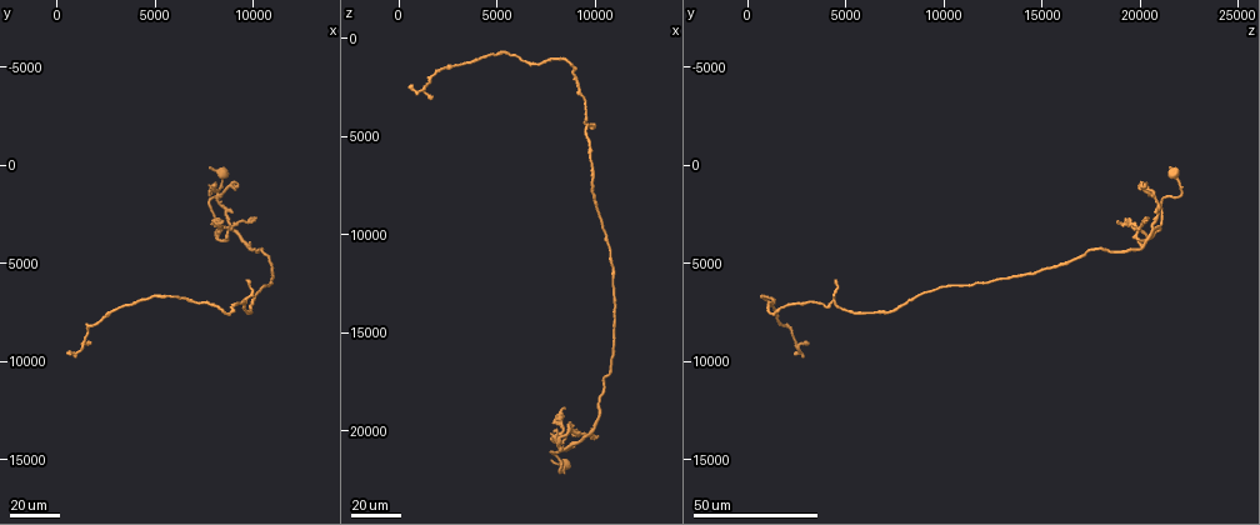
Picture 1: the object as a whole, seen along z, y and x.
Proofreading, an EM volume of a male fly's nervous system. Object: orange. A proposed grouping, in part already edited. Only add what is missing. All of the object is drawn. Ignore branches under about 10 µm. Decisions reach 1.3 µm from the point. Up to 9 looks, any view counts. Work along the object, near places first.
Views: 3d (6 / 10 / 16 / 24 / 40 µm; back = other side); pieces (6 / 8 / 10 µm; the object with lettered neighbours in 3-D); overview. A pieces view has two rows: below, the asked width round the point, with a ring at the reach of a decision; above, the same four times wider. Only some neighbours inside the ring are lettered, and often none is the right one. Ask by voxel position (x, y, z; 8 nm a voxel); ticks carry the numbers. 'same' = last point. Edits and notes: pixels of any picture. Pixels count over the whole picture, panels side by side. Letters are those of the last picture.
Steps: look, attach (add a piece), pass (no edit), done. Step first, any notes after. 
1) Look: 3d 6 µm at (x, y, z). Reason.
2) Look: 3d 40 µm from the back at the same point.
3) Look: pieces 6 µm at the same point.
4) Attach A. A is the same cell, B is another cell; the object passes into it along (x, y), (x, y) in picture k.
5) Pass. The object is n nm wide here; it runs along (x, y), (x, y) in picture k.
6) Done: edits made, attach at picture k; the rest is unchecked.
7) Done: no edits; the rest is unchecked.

Look: 3d 24 µm at (9800, 3900, 19900). An open end.

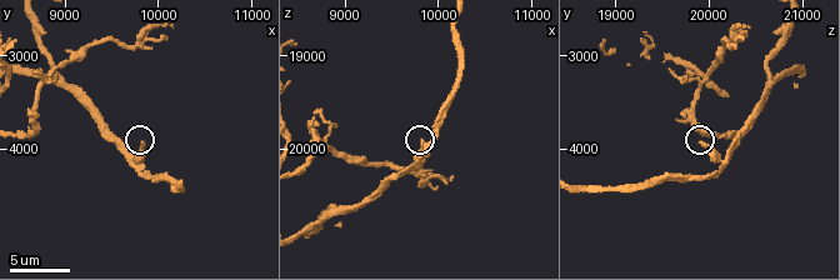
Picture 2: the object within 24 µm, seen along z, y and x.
Look: pieces 6 µm at (9800, 3950, 19950).

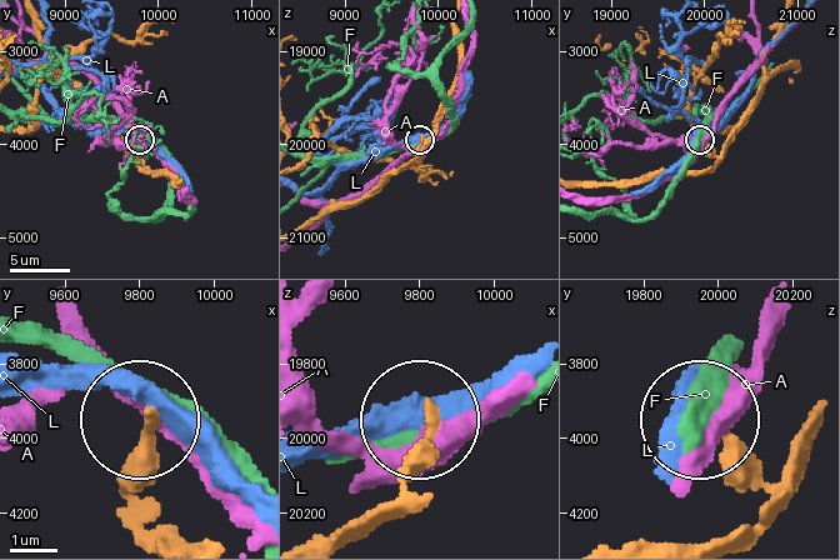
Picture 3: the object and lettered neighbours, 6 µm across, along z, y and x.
Pass. A, F and L are other cells; it runs along (118, 475), (150, 420) in picture 3; no lettered piece goes on from it.

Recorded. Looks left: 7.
Look: 3d 40 µm at (9100, 2400, 20900). An open end.

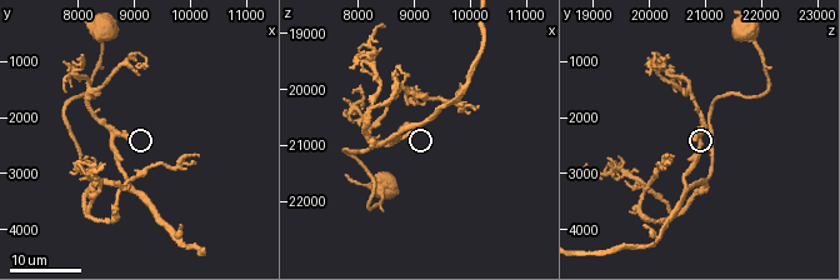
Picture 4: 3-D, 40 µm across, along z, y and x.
Look: pieces 8 µm at (8950, 2400, 20800).

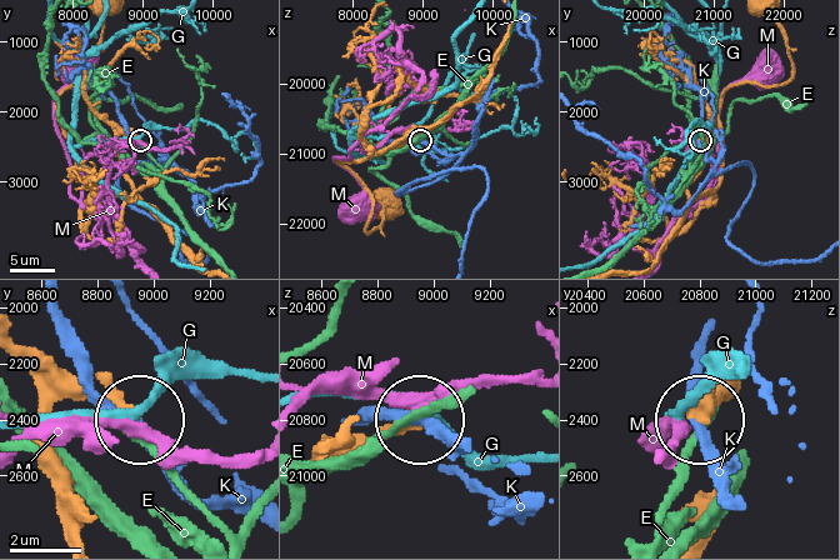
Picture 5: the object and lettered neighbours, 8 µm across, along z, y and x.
Pass. E, G, K and M are other cells; no lettered piece goes on from it.

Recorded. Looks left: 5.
Look: pieces 10 µm at (8700, 3150, 19600). Branch stops here.

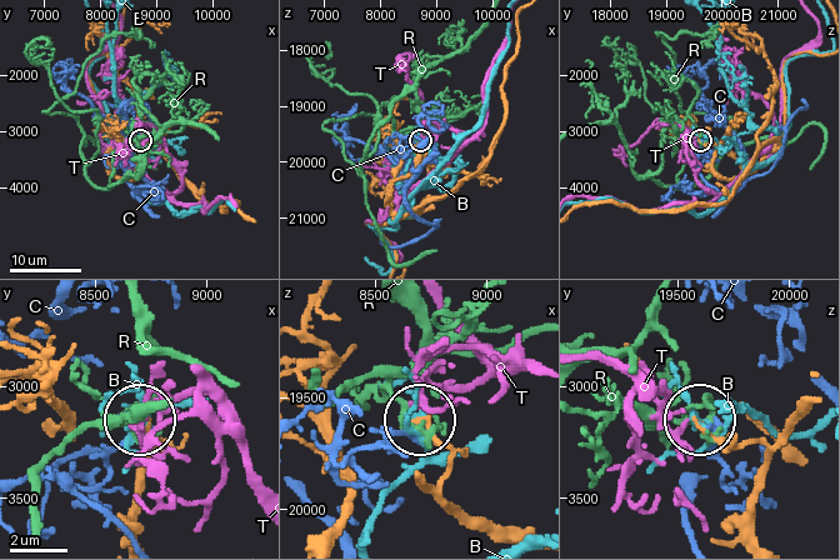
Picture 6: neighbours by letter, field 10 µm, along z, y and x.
Pass. B, C, R and T are other cells; it runs along (416, 474), (435, 484), (450, 465), (424, 416) in picture 6; no lettered piece goes on from it.

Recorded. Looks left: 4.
Look: 3d 40 µm at (7700, 100, 21400).

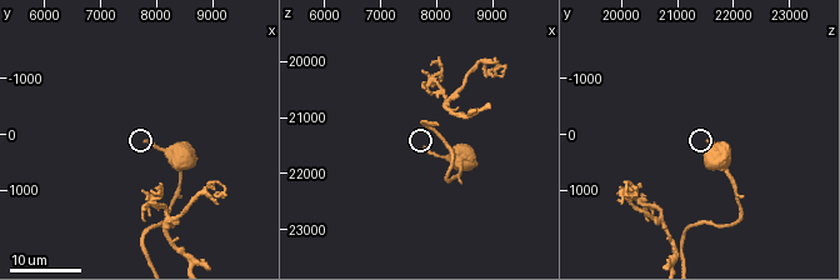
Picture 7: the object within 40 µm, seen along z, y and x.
Look: pieces 10 µm at (7800, 150, 21550).

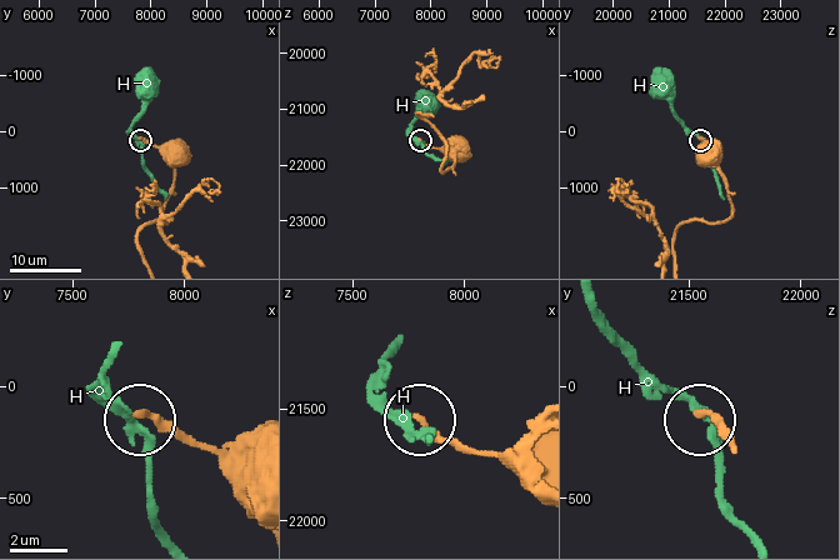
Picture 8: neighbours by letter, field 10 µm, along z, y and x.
Pass. The object is 210 nm wide here; H is another cell; it runs along (536, 451), (473, 451), (425, 423) in picture 8; no lettered piece goes on from it.

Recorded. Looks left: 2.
Done: no edits; the rest is unchecked.

